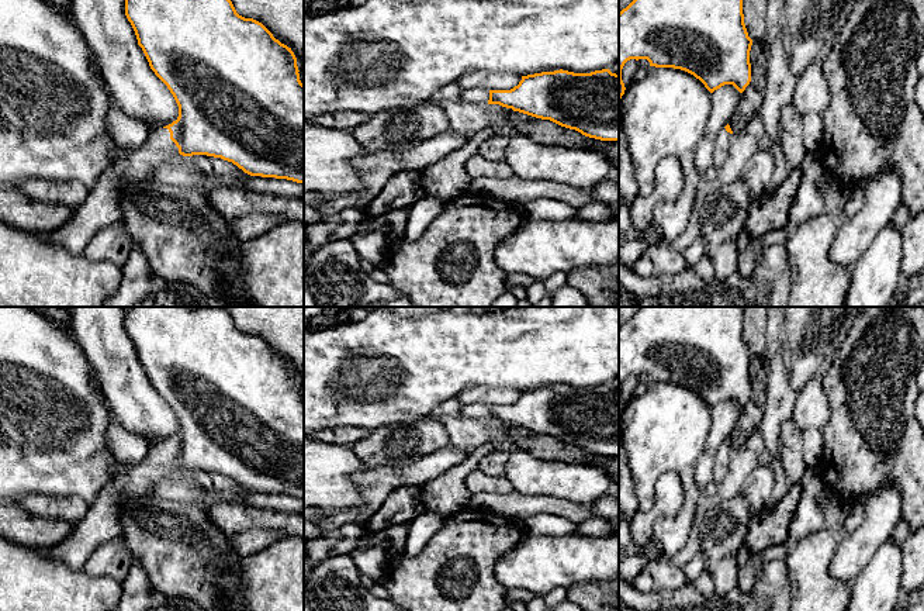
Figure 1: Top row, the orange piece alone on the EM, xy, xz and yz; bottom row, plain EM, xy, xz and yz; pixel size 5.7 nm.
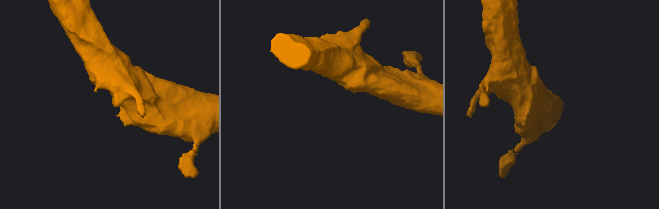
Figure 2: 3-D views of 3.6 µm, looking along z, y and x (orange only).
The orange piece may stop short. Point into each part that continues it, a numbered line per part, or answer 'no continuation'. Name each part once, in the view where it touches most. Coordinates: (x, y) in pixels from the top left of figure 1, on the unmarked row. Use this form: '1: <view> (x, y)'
1: xy (101, 524)

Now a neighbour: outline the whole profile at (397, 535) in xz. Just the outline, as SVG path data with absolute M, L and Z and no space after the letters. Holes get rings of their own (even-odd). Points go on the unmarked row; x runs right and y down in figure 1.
M409 524L388 528L385 532L388 536L385 567L394 567L405 555L405 541L409 532Z

